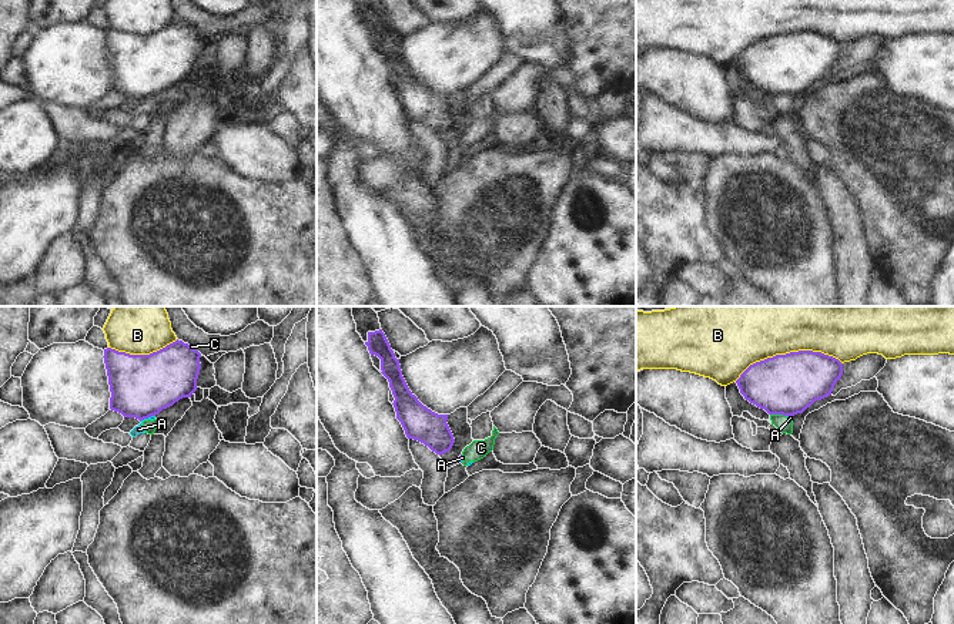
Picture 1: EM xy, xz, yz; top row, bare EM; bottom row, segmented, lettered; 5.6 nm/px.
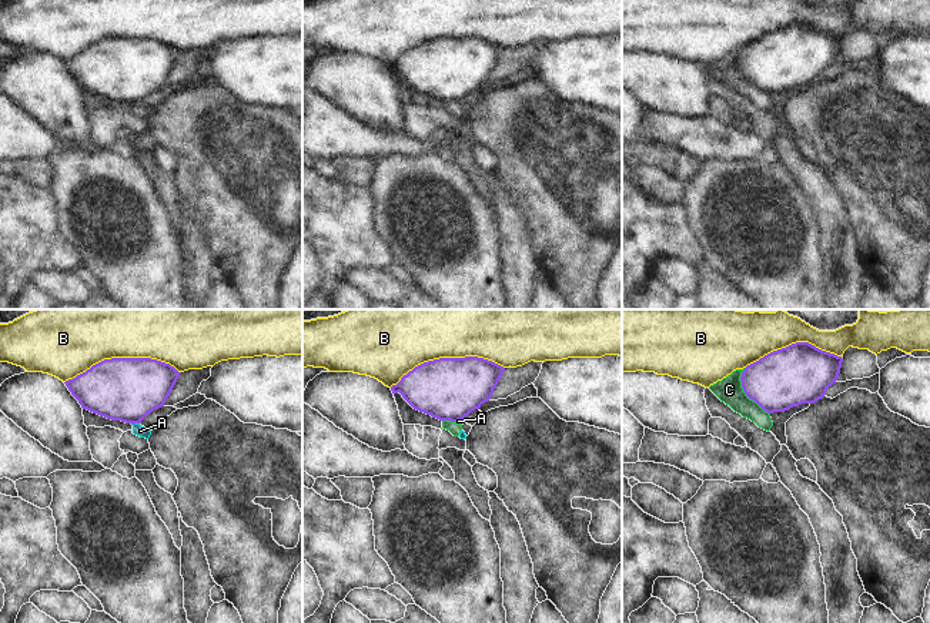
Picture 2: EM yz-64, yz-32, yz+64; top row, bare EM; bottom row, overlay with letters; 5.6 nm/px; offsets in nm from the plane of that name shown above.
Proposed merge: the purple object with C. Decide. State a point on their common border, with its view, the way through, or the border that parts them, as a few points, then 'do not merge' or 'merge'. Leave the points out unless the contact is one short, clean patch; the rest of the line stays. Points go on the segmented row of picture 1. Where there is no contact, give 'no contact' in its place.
meets purple in yz at (779, 413); do not merge

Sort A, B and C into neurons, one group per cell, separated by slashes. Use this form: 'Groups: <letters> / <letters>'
Groups: A C / B.

